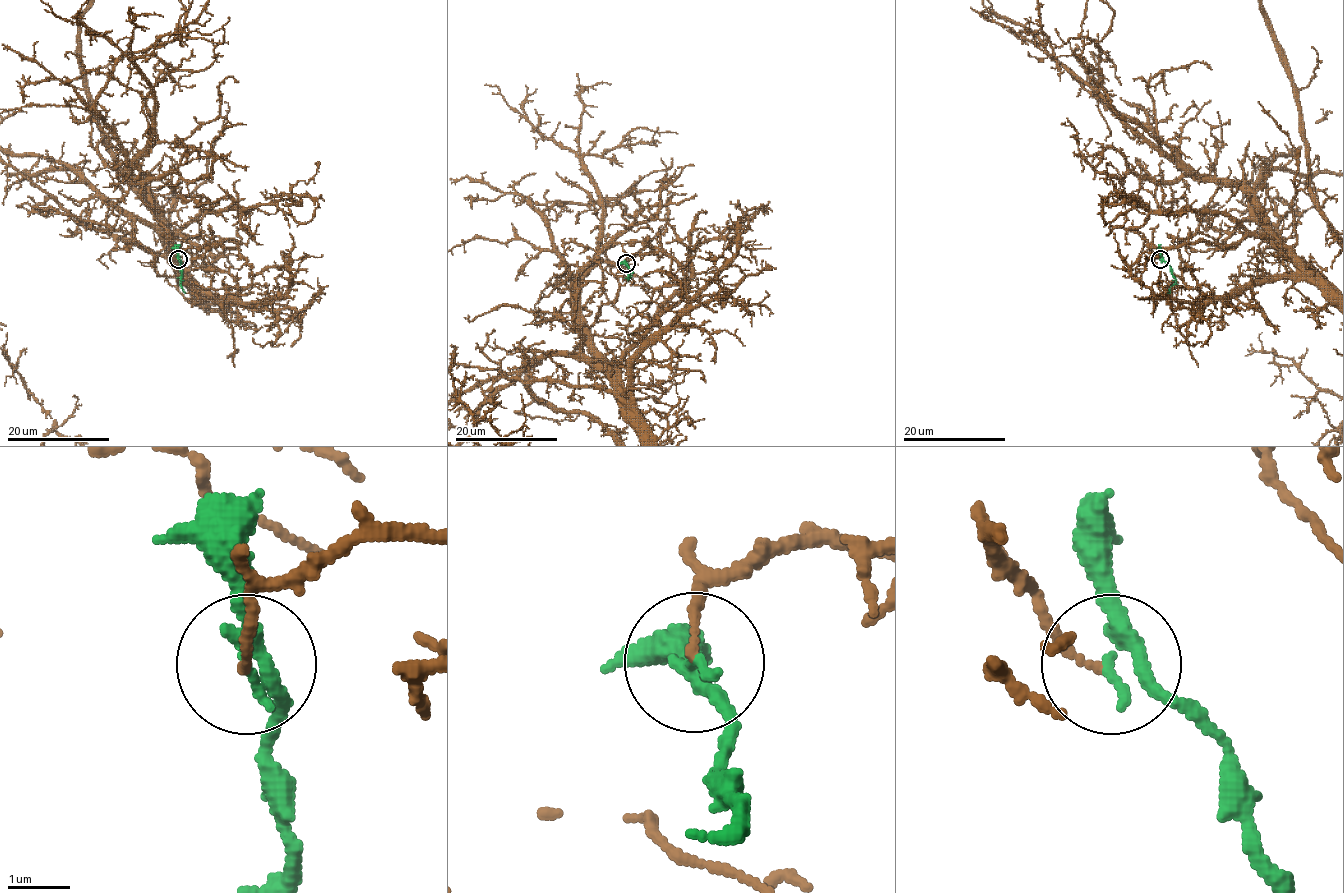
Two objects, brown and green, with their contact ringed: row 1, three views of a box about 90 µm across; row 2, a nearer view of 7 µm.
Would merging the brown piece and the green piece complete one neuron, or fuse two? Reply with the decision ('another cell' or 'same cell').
another cell

